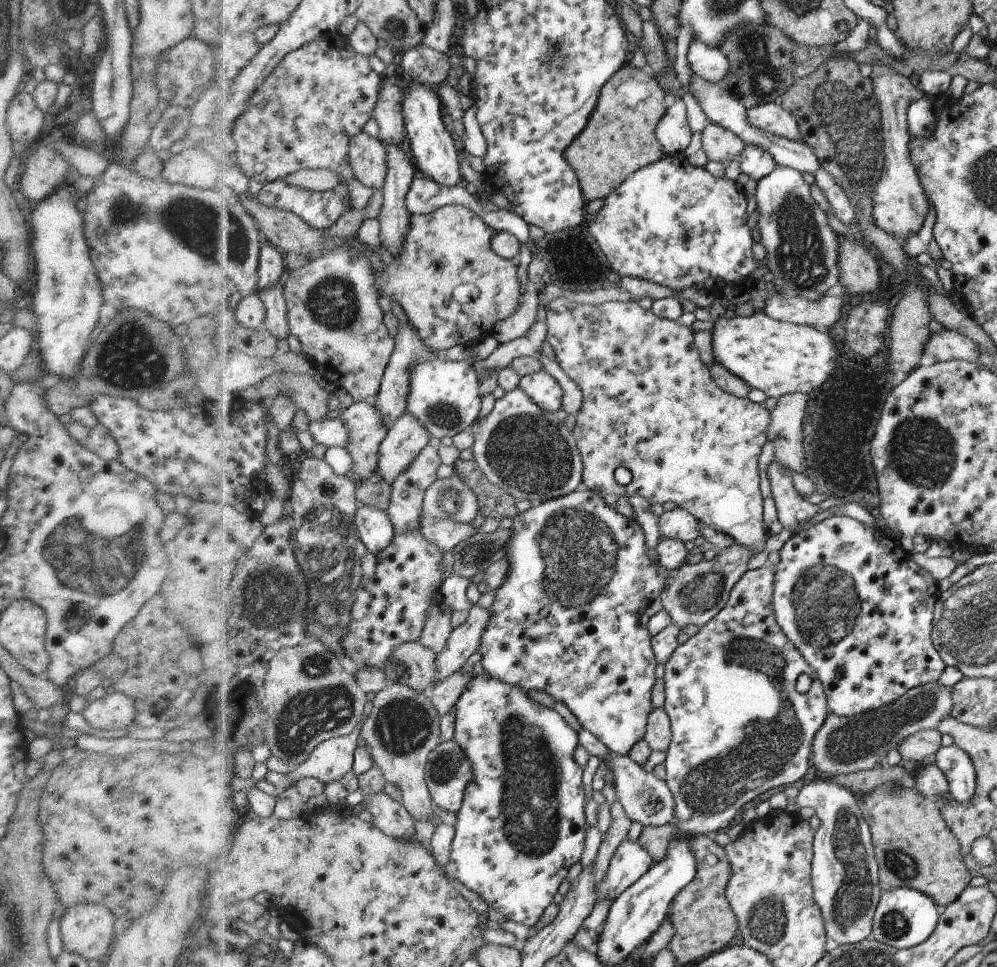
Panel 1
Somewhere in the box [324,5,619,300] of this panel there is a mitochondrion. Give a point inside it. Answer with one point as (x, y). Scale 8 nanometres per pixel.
(555, 59)

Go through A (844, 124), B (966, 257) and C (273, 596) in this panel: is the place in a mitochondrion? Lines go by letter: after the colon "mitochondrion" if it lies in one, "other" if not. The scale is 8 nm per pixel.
A: mitochondrion
B: other
C: mitochondrion

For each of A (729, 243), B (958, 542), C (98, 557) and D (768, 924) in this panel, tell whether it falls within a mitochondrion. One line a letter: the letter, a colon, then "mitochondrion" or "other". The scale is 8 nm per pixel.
A: other
B: other
C: mitochondrion
D: mitochondrion

